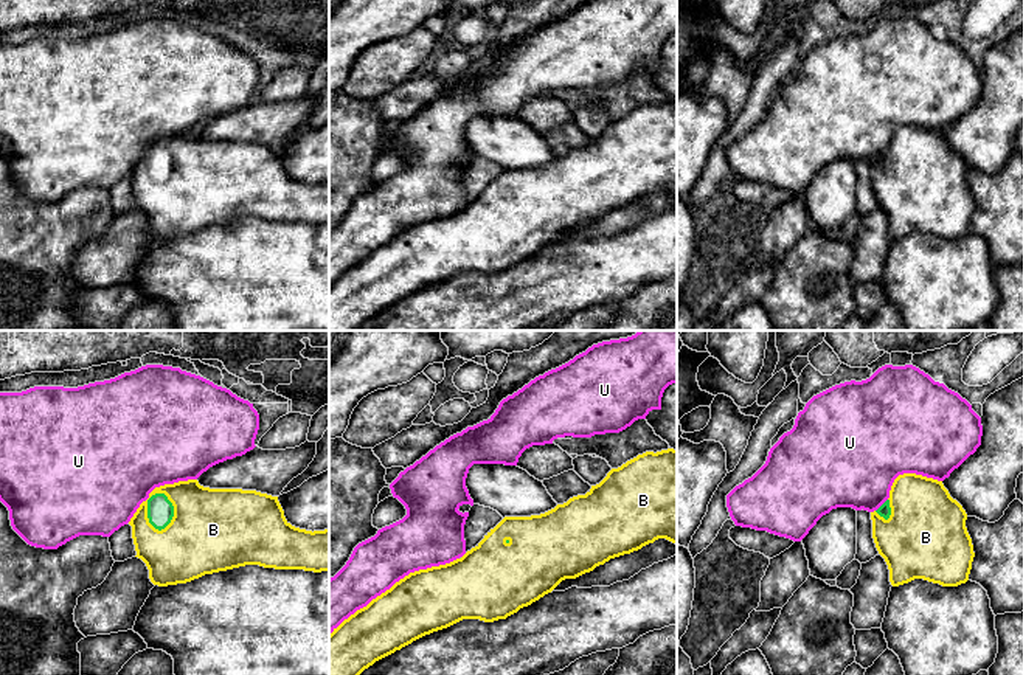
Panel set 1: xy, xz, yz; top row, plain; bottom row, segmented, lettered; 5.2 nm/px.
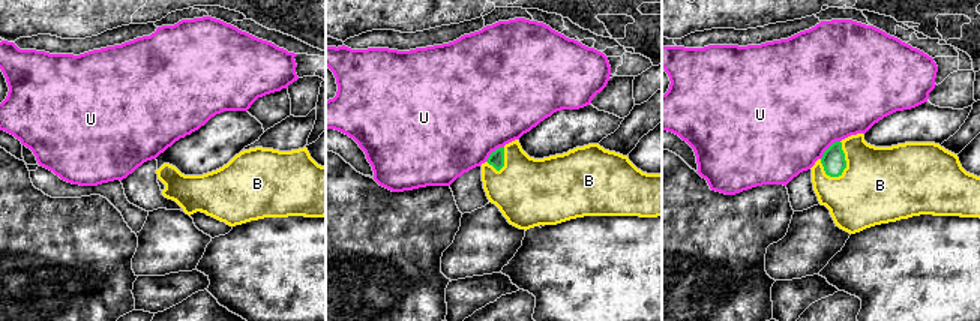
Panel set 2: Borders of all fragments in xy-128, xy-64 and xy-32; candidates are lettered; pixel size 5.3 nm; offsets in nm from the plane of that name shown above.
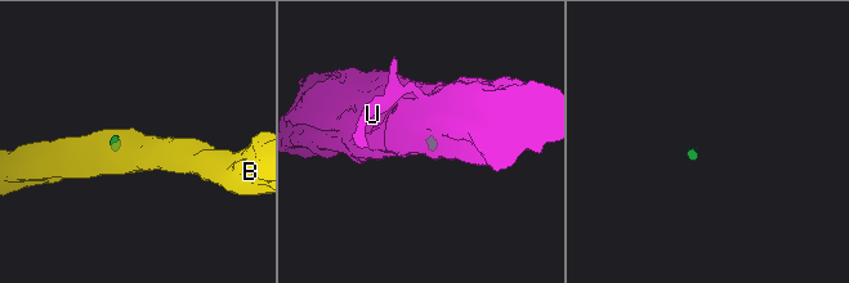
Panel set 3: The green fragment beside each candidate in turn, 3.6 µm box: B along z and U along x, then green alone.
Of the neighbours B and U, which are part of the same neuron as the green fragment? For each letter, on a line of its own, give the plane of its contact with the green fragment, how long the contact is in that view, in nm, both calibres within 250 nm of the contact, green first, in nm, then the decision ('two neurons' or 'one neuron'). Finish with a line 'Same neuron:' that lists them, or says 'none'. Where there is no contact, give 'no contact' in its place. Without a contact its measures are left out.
B: meets green in xy; contact 200 nm long; 140 nm thick on the green side, 280 nm on the other; one neuron
U: meets green in yz; contact 90 nm long; 70 nm thick on the green side, 440 nm on the other; two neurons
Same neuron: B

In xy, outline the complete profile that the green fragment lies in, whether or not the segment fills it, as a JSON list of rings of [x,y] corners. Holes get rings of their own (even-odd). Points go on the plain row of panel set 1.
[[[197,132],[179,133],[155,140],[140,157],[129,177],[138,211],[147,222],[154,237],[168,239],[186,236],[205,227],[227,223],[245,217],[259,217],[275,222],[329,223],[329,182],[306,183],[292,178],[278,154],[278,149],[242,141],[210,141]]]

